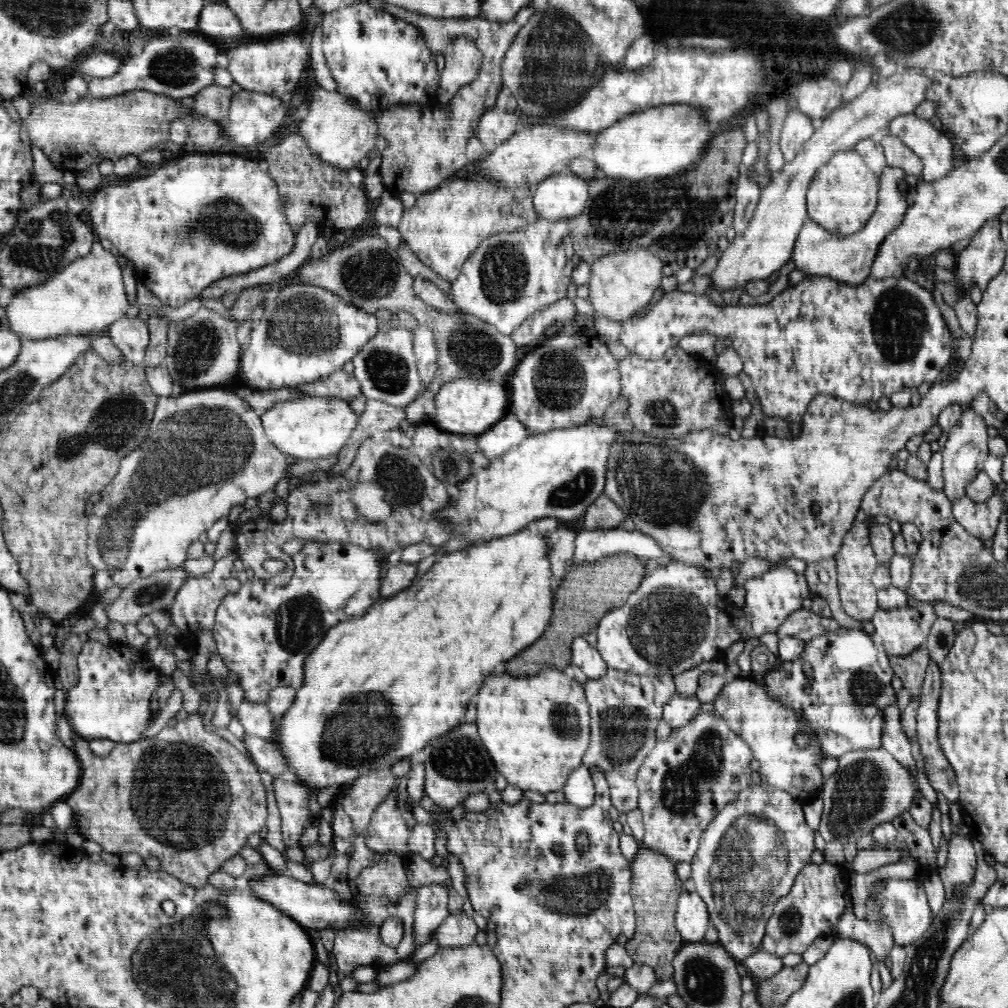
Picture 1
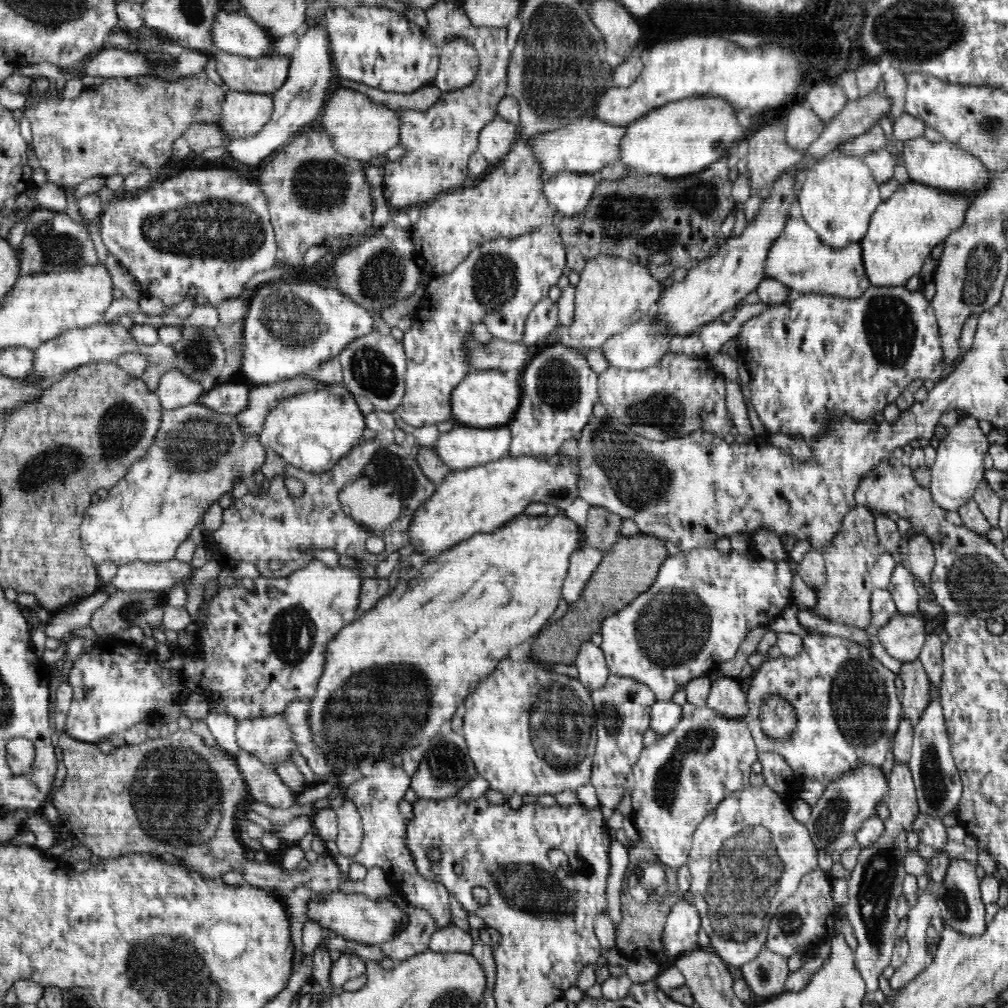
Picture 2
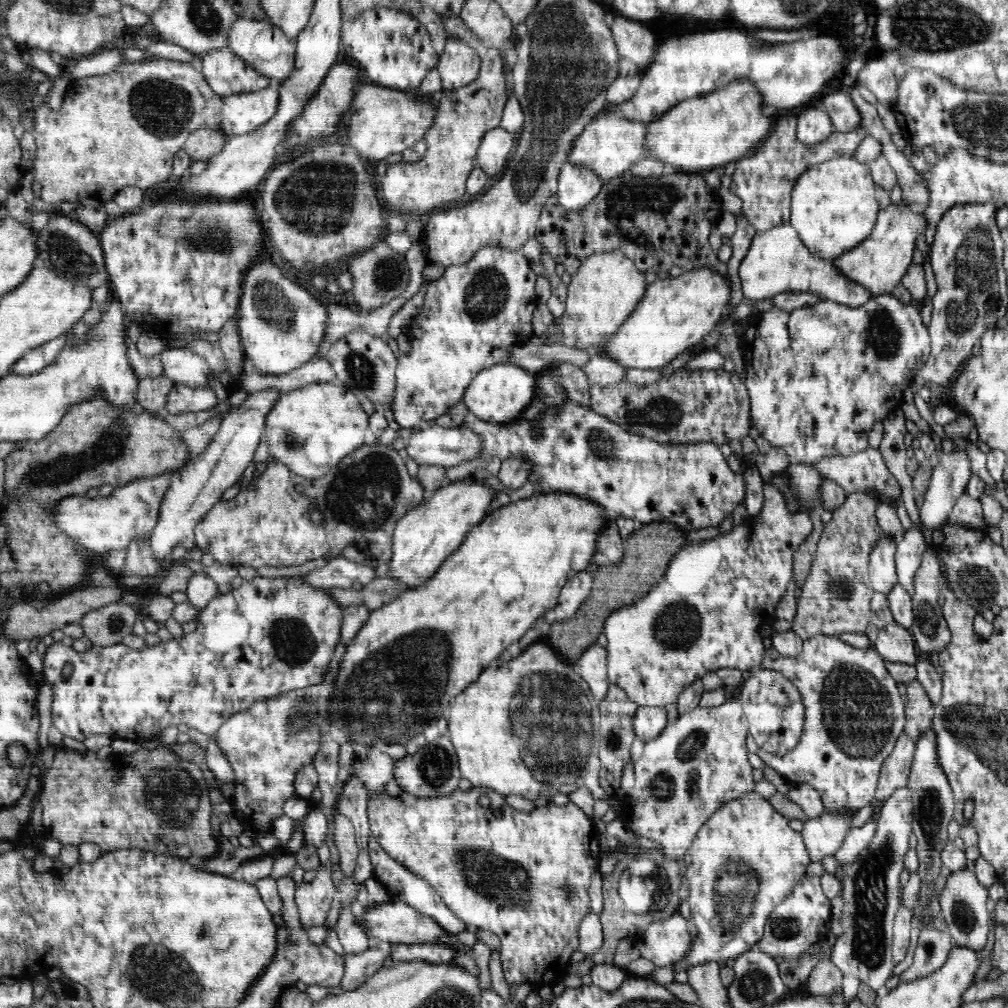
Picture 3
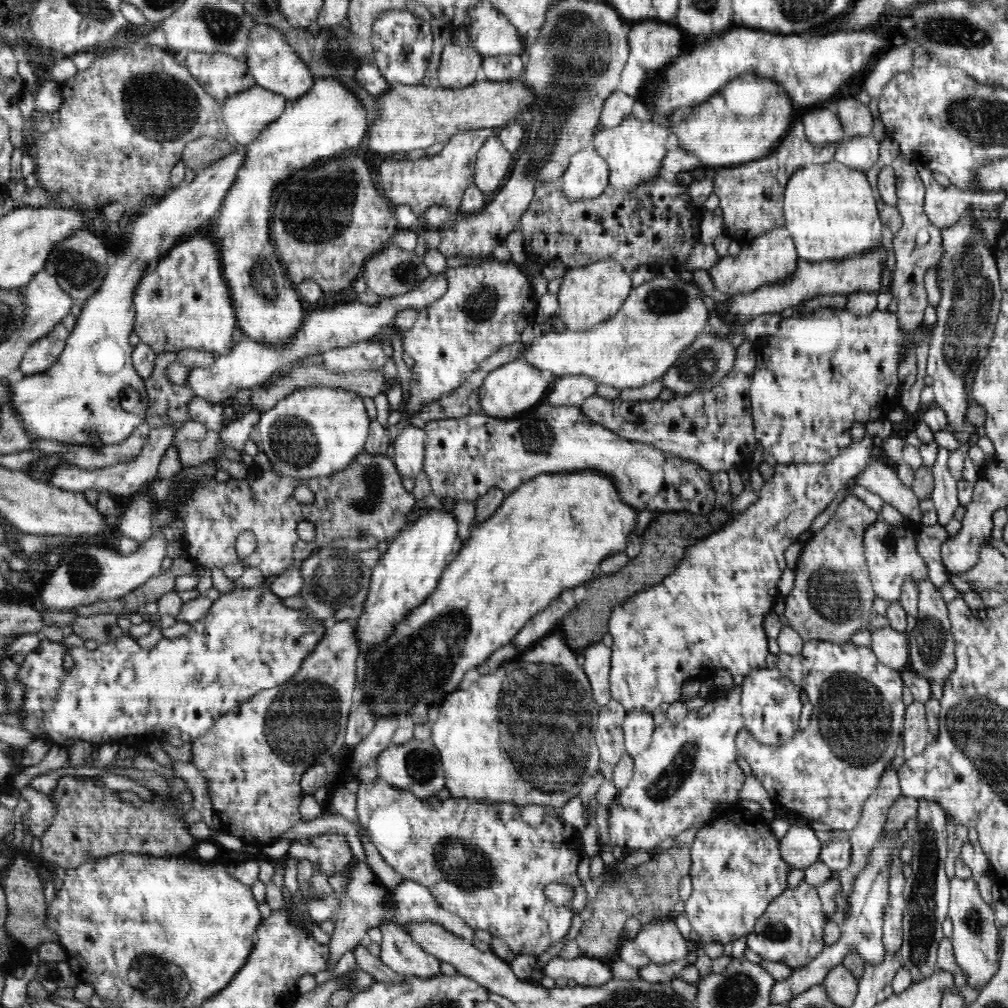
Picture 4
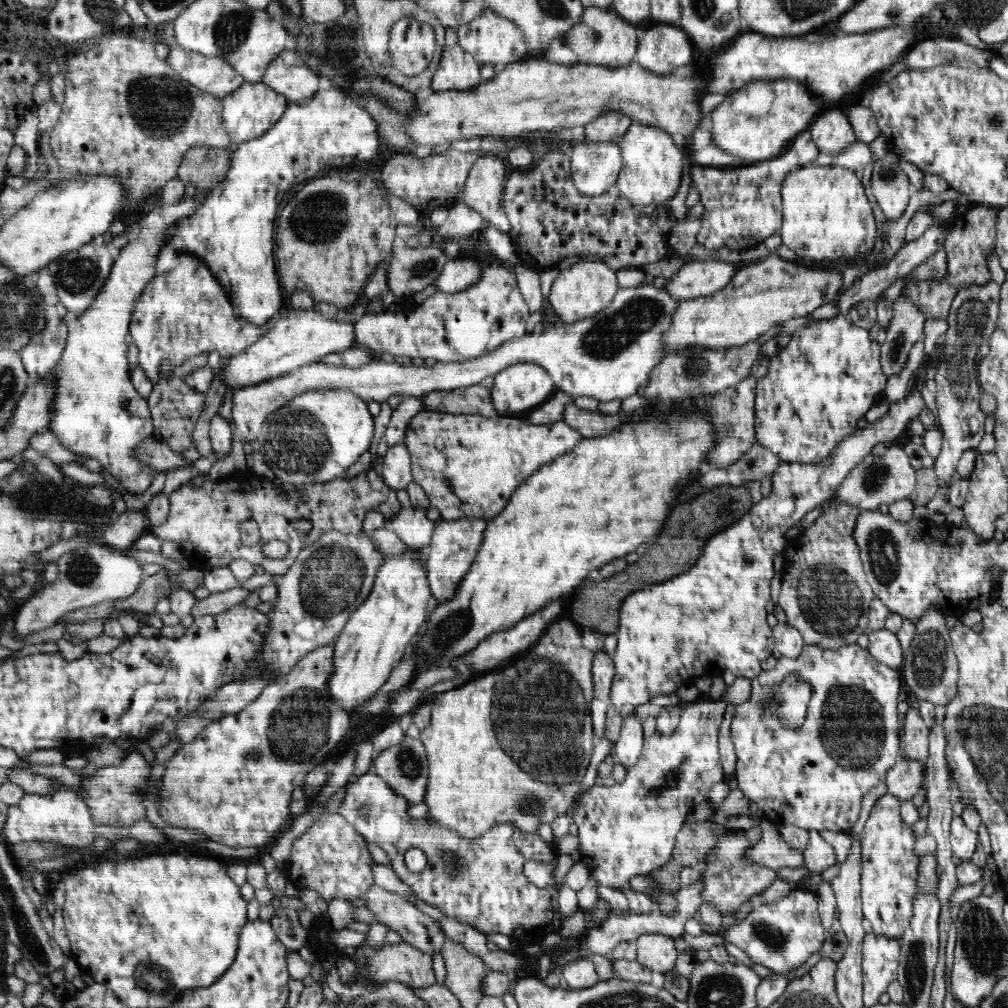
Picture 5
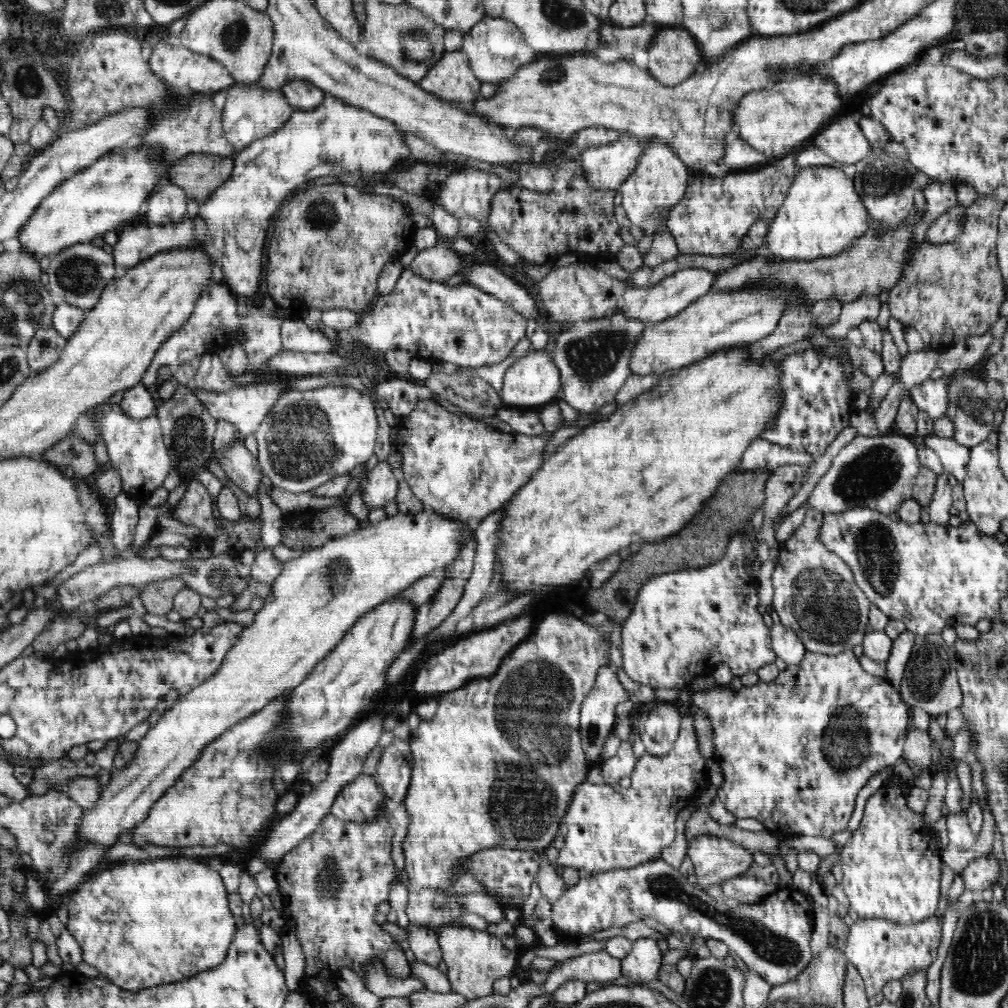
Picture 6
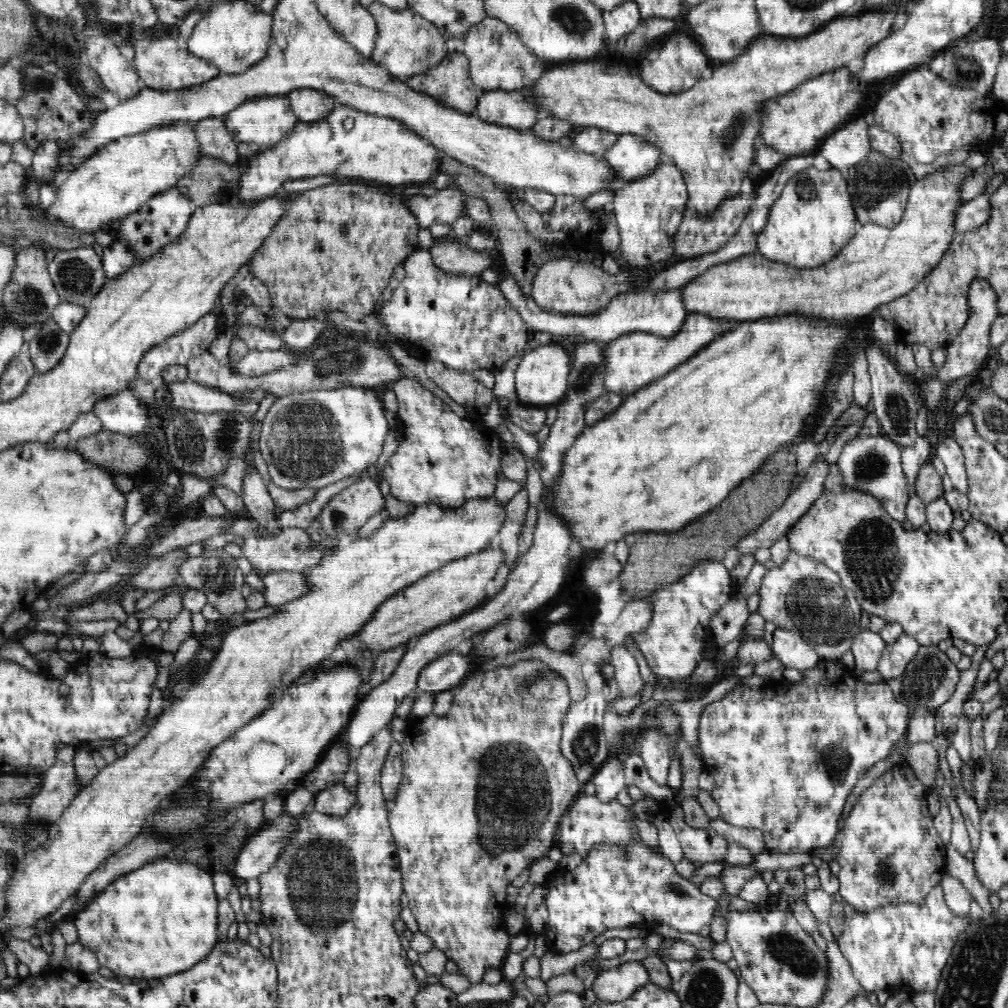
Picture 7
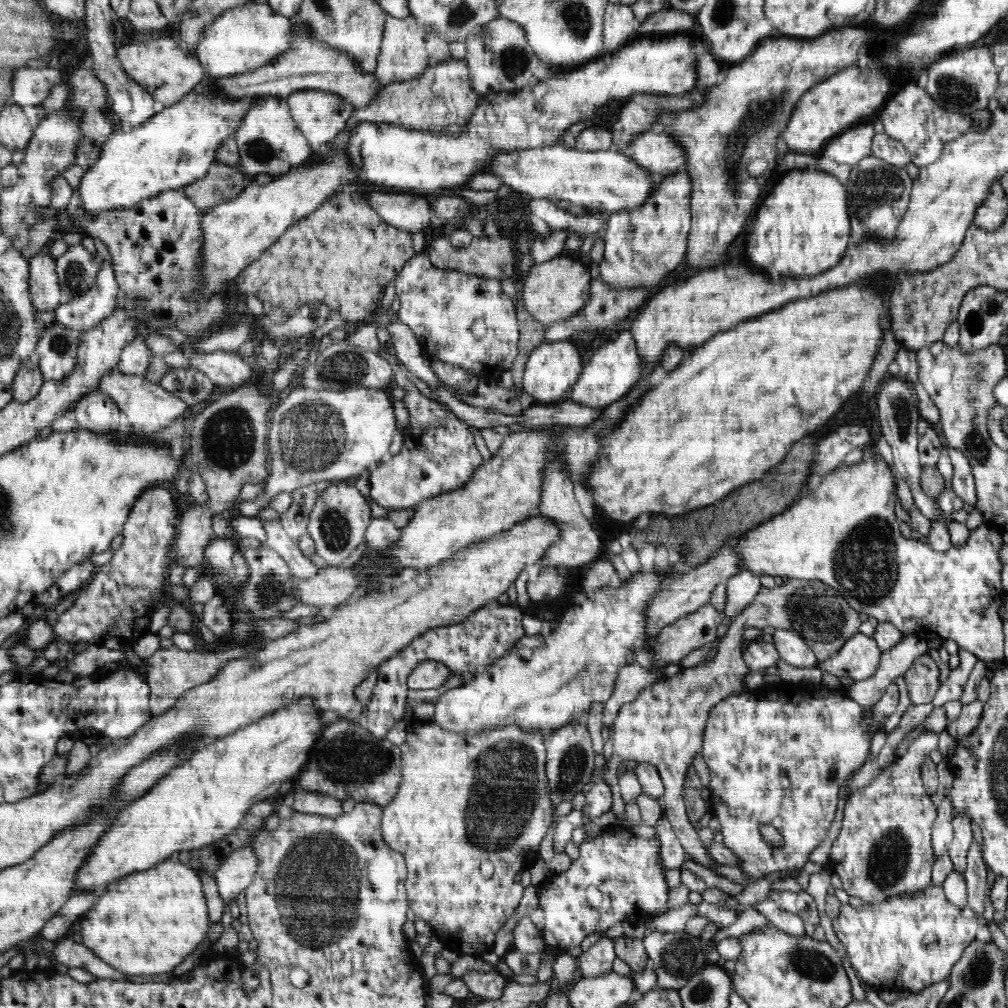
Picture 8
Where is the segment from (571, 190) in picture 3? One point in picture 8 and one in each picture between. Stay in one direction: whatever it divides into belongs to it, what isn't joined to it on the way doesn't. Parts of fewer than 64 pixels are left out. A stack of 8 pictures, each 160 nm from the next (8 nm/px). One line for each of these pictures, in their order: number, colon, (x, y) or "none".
4: (586, 176)
5: (594, 166)
6: (606, 167)
7: (631, 157)
8: (657, 152)

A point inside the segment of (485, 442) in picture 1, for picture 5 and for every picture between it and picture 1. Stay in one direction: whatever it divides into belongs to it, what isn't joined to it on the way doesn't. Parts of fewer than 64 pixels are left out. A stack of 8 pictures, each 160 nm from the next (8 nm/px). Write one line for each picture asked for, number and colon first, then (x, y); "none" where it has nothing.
2: (464, 447)
3: (446, 447)
4: (409, 446)
5: (397, 467)

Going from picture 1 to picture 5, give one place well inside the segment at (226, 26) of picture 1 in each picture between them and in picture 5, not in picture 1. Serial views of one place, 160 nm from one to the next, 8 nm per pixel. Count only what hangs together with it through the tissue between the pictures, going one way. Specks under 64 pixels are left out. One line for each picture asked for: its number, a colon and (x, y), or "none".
2: (233, 32)
3: (264, 46)
4: (275, 65)
5: (288, 74)

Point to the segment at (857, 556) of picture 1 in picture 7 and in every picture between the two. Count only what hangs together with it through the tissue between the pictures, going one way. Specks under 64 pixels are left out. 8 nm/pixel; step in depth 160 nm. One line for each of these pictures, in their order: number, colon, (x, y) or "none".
2: (845, 597)
3: (836, 596)
4: (832, 596)
5: (824, 593)
6: (815, 594)
7: (803, 595)

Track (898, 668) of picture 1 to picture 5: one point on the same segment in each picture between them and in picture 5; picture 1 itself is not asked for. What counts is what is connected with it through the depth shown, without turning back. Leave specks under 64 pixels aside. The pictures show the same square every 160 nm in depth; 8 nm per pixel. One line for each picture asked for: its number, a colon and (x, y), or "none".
2: (916, 686)
3: (919, 711)
4: (915, 733)
5: (916, 734)

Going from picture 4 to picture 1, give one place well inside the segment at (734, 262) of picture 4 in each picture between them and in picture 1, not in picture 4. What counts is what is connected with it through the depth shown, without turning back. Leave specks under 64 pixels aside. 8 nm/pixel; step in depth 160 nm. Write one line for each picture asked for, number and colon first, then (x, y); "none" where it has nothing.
1: (847, 258)
2: (798, 259)
3: (777, 261)

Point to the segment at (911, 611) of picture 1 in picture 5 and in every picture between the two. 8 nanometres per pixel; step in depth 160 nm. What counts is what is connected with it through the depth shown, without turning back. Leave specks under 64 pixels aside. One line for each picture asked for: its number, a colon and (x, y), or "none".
2: (903, 636)
3: (894, 642)
4: (891, 647)
5: (884, 646)

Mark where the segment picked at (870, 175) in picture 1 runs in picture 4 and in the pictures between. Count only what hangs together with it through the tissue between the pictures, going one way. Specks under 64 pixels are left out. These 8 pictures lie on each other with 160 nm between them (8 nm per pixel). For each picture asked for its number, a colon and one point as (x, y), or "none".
2: (839, 194)
3: (833, 205)
4: (830, 211)

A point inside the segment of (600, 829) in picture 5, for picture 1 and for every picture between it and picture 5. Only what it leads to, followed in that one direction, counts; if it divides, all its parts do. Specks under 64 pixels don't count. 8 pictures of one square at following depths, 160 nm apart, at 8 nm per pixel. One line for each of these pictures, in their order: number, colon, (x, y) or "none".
1: (685, 780)
2: (683, 777)
3: (695, 766)
4: (688, 770)

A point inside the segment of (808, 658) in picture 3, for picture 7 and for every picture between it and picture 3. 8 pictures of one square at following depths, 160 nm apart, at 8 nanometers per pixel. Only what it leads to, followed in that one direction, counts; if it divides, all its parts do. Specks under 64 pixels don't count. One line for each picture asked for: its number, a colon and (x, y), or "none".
4: (825, 773)
5: (814, 777)
6: (794, 752)
7: (784, 760)

